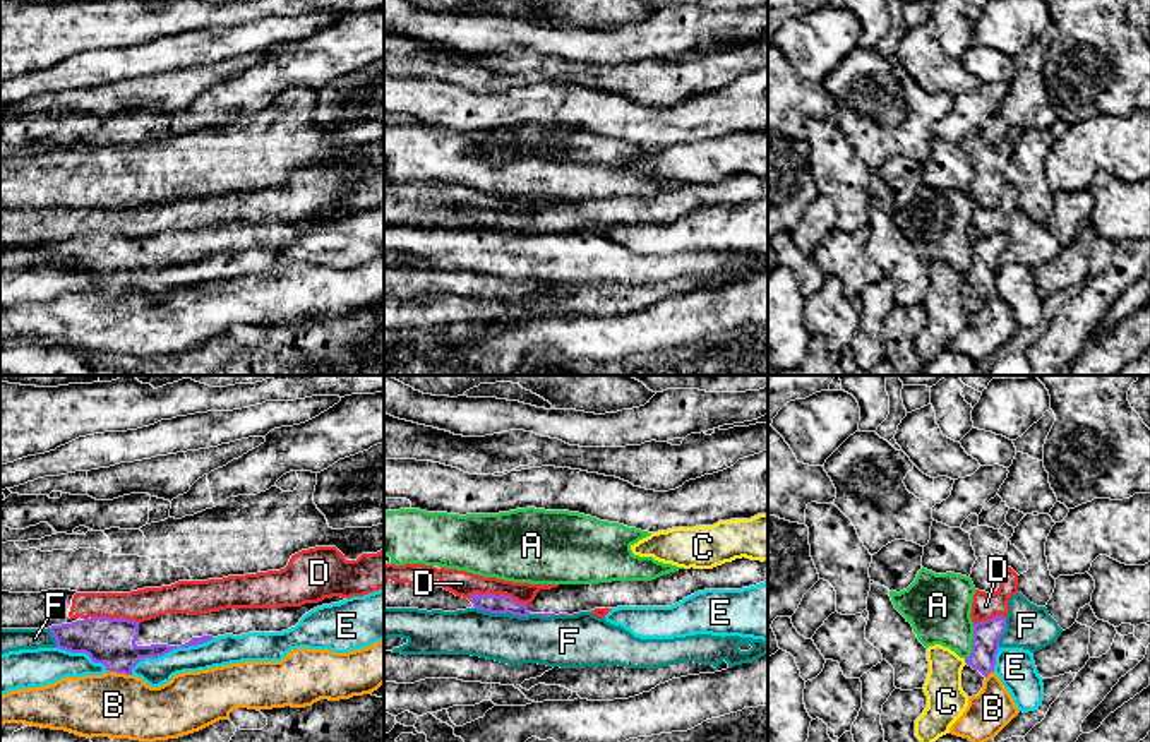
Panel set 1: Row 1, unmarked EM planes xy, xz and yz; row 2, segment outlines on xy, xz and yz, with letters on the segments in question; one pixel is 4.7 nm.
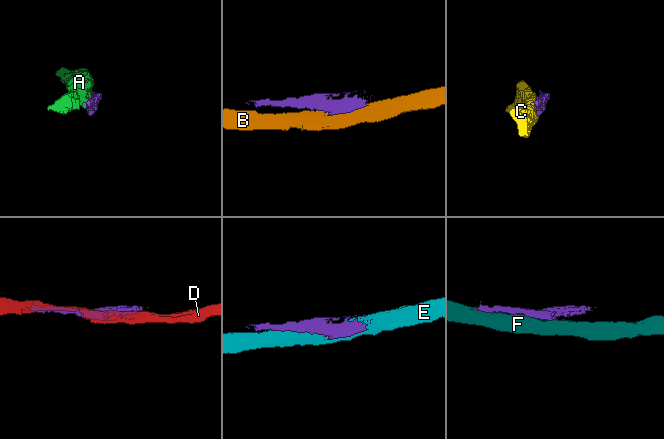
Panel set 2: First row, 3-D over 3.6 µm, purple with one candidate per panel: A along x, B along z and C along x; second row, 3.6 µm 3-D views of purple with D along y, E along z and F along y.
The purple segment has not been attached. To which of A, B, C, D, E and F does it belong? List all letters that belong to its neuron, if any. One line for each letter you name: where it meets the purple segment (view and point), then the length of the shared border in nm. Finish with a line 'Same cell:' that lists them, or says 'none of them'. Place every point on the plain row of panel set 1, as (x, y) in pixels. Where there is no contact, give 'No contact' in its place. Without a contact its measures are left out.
Same cell: none of them

